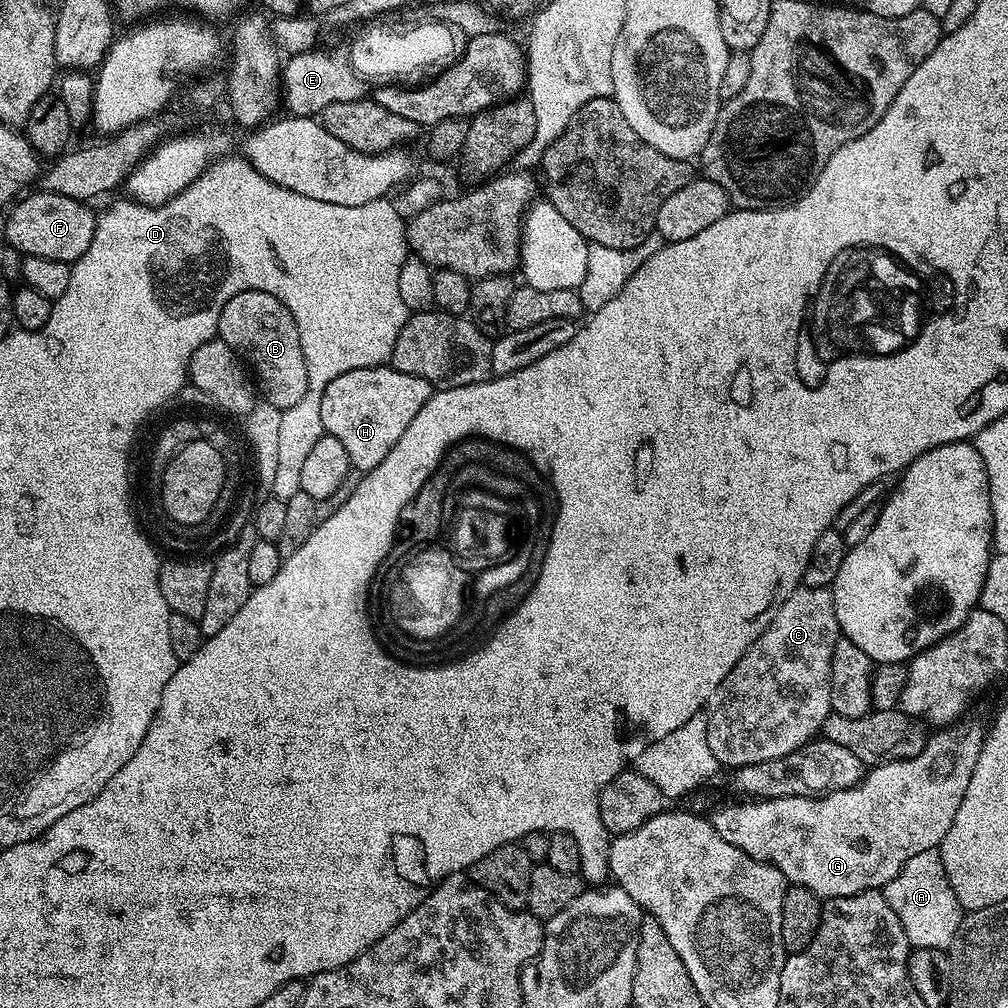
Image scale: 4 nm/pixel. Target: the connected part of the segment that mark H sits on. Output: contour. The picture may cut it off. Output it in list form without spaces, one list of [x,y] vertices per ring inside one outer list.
[[[381,366],[378,368],[359,368],[350,370],[346,374],[338,374],[330,386],[322,394],[322,426],[325,433],[338,442],[342,442],[342,447],[346,450],[346,458],[349,465],[357,473],[363,474],[374,470],[390,450],[394,450],[394,442],[402,438],[406,431],[406,426],[414,422],[414,417],[418,415],[418,410],[426,406],[426,402],[431,398],[434,386],[426,382],[426,378],[414,378],[414,374],[402,374],[402,370],[391,366]]]

